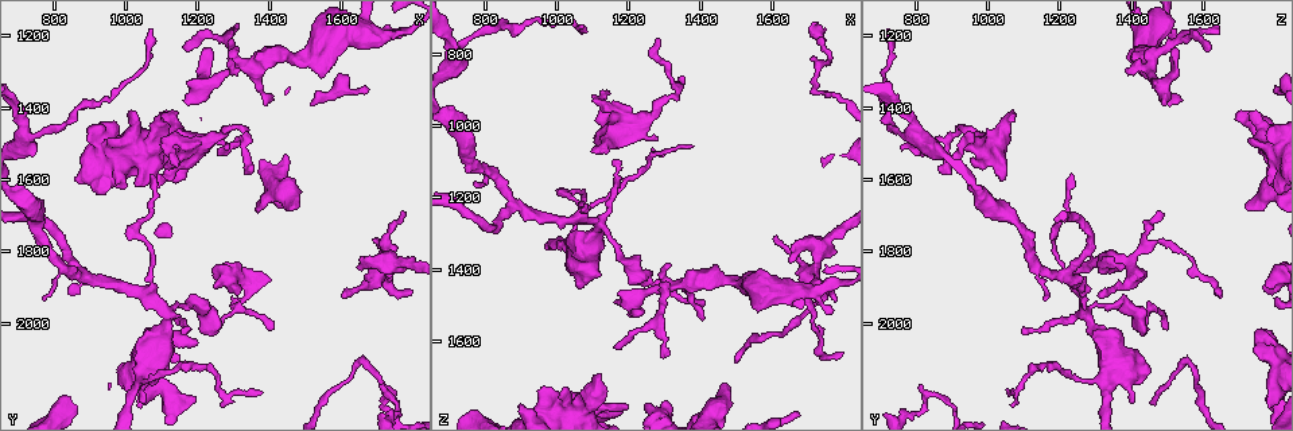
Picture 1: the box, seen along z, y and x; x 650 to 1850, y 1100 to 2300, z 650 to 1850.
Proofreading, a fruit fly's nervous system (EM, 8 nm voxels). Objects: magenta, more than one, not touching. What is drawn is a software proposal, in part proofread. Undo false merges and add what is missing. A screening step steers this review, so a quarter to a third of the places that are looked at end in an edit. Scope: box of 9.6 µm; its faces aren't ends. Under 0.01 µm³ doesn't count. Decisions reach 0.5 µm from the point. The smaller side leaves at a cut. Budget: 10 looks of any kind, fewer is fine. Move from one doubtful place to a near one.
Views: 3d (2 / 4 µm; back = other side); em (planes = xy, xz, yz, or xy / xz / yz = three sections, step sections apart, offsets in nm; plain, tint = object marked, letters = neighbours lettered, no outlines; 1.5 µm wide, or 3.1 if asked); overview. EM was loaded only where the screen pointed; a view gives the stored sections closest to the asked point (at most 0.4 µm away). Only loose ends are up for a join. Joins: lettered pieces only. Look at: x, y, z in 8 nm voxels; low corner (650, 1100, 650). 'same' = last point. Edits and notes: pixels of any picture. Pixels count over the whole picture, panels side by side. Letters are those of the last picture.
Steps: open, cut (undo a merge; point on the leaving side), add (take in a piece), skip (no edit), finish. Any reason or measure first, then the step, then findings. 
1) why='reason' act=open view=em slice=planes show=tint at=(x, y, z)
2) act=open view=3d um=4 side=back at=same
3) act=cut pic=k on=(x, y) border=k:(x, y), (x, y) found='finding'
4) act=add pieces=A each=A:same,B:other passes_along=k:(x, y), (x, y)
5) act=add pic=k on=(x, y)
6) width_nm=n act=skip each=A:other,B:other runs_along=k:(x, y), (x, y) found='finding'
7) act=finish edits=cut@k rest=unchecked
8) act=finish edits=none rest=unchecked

why='an open end' act=open view=em slice=planes show=letters at=(1110, 1410, 1070)

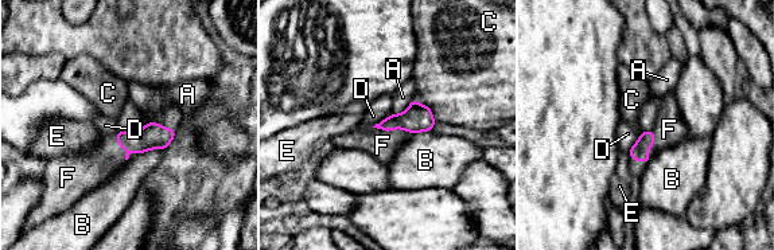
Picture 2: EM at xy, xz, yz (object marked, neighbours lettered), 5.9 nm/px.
act=add pic=2 on=(96, 165) each=A:other,B:other,C:other,D:other,E:other,F:same passes_along=2:(154, 136), (133, 149), (96, 165) found='the cell continues'

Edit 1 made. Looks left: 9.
why='free end' act=open view=em slice=xz step=4 show=tint at=(1160, 1240, 1620)

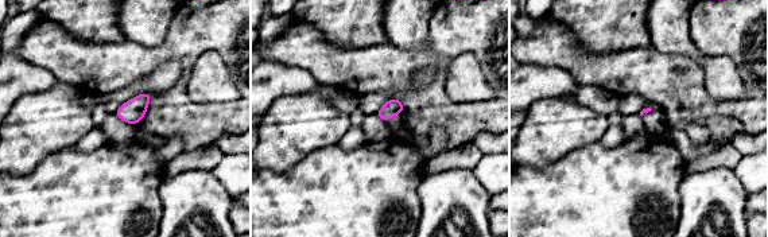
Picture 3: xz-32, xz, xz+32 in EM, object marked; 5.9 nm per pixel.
why='cut it another way' act=open view=em slice=planes show=letters at=same

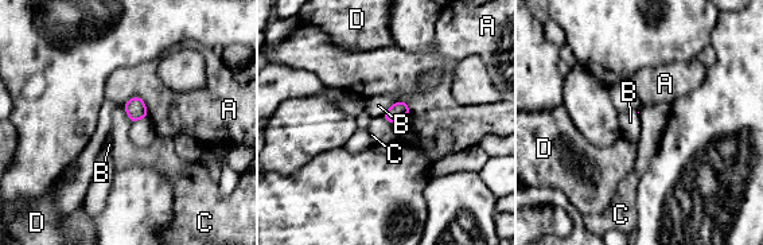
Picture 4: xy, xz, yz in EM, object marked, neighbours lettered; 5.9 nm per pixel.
act=skip each=A:other,B:other,C:other,D:other border=4:(121, 107), (131, 123) found='none of them fits'

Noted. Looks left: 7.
why='sudden change in width' act=open view=em slice=planes show=letters at=(1460, 1660, 1740)

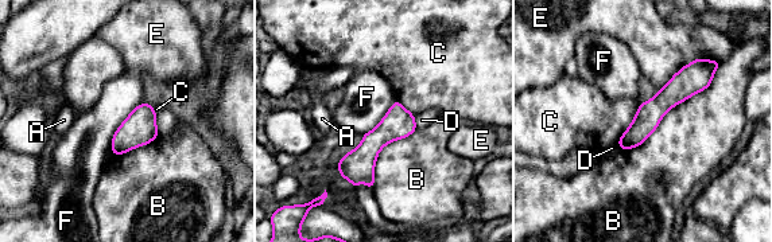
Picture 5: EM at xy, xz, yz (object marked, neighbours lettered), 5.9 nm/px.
longest_contact=B:750nm act=skip each=A:other,B:other,C:other,D:other,E:other,F:other border=5:(144, 102), (115, 132), (112, 155) found='one cell here'

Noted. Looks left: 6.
why='thick turns thin' act=open view=em slice=planes show=tint at=(1350, 1290, 1440)

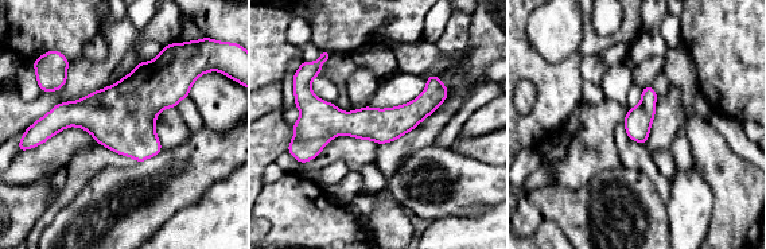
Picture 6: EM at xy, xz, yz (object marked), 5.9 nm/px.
why='what lies round it' act=open view=em slice=planes show=letters at=same

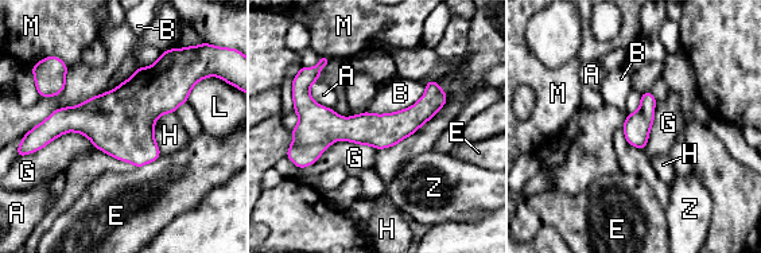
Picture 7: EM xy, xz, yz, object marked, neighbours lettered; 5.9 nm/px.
act=skip each=A:other,B:other,E:other,G:other,H:other,L:other,M:other,Z:other border=7:(426, 84), (407, 108), (367, 112) found='continuous, no second cell'

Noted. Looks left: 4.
act=finish edits=add@2 rest=unchecked

